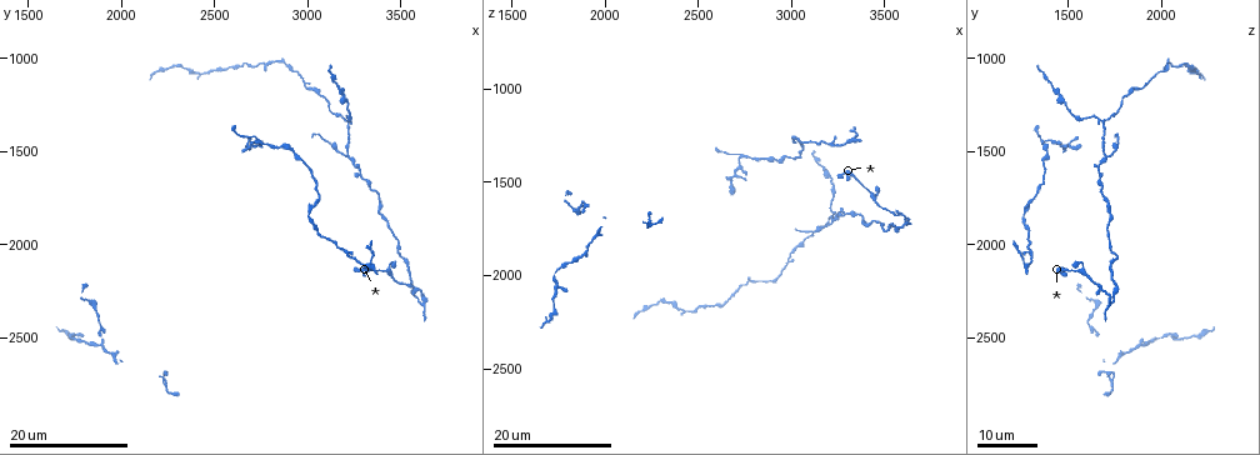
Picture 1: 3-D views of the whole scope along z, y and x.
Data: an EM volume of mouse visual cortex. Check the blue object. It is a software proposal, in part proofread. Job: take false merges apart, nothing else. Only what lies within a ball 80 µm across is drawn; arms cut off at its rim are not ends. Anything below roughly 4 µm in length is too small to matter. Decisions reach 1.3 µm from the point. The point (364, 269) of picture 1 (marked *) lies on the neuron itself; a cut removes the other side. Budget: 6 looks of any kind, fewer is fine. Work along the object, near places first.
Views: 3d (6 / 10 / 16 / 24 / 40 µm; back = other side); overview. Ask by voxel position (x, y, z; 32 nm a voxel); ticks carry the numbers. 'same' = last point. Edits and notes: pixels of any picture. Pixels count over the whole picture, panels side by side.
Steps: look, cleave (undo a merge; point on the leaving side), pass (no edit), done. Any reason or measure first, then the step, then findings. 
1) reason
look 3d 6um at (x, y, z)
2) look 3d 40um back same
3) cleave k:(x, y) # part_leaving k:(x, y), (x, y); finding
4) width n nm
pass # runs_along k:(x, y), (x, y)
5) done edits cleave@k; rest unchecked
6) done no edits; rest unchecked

side arm on a straight run
look 3d 24um at (2740, 1440, 1360)

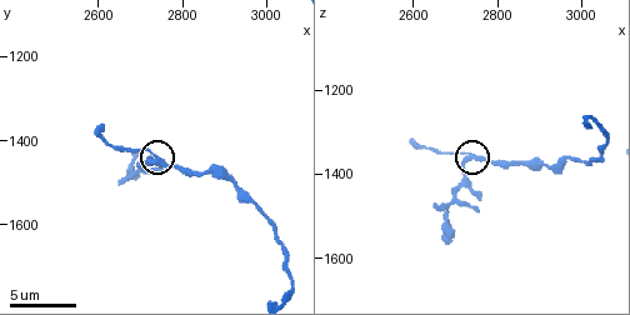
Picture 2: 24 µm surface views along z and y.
zoom in
look 3d 10um at (2740, 1440, 1365)

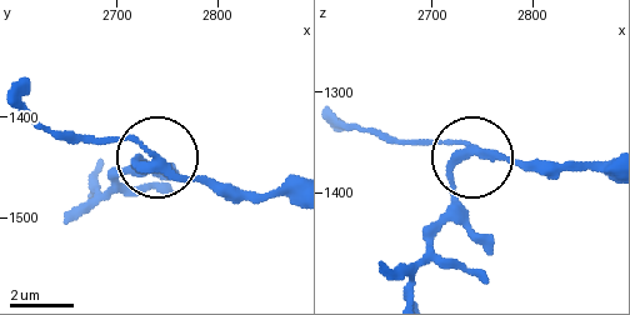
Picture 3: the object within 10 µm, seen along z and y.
side_arm 6 um
pass # runs_along 3:(603, 173), (539, 173), (450, 140), (388, 140); one neuron here

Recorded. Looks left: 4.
three-way junction
look 3d 16um at (3240, 1540, 1700)

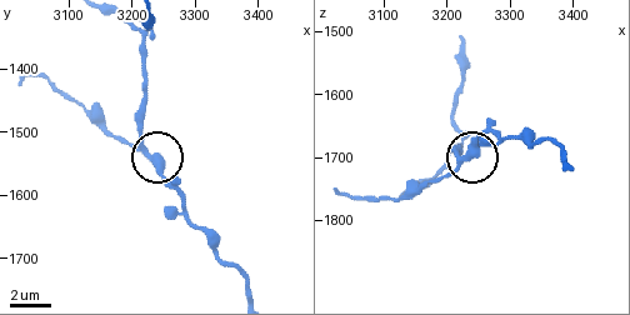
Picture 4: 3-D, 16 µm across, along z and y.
look 3d 6um at (3220, 1530, 1705)

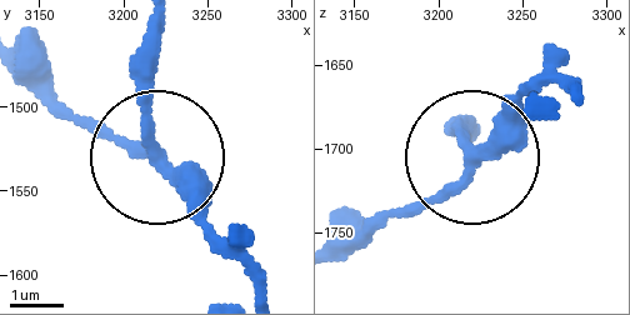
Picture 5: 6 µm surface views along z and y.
other side
look 3d 6um back at (3218, 1528, 1706)

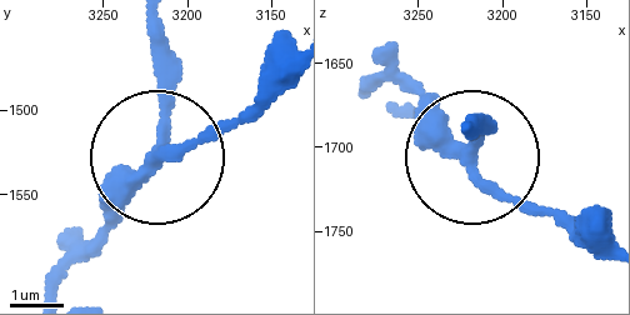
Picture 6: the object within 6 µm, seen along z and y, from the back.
pass # runs_along 6:(48, 285), (136, 178), (266, 88); one neuron here

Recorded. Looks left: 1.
done no edits; rest unchecked

